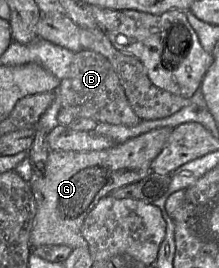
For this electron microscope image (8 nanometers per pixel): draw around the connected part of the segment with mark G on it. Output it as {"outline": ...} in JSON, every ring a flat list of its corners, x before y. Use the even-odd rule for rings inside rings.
{"outline":[[170,127,157,128,104,150,51,150,43,173,35,173,33,170,29,181,37,204,37,214,30,235,31,247,88,247,81,233,87,214,102,197,113,190,145,178,152,171,151,163,163,149,172,130]]}

